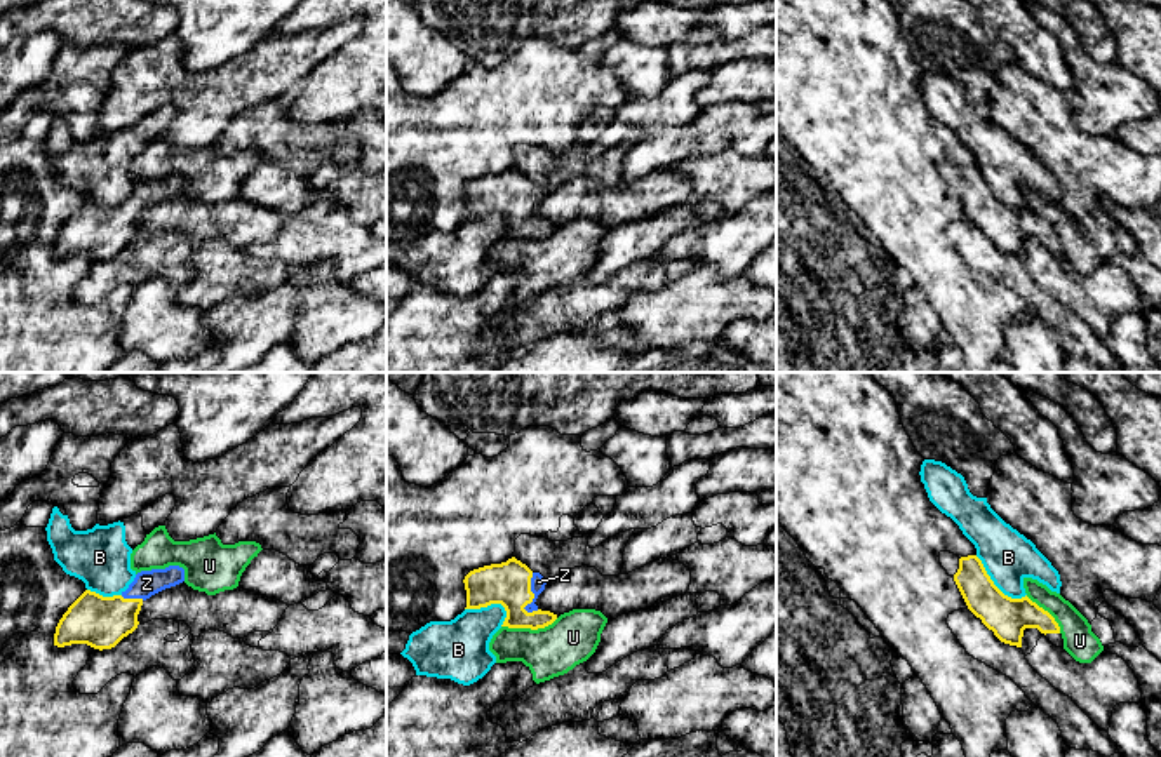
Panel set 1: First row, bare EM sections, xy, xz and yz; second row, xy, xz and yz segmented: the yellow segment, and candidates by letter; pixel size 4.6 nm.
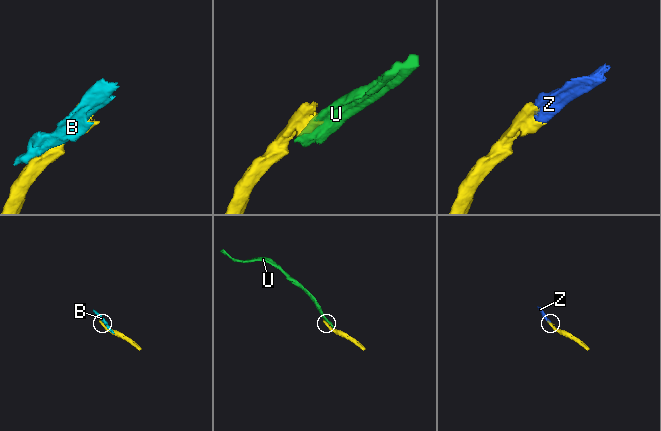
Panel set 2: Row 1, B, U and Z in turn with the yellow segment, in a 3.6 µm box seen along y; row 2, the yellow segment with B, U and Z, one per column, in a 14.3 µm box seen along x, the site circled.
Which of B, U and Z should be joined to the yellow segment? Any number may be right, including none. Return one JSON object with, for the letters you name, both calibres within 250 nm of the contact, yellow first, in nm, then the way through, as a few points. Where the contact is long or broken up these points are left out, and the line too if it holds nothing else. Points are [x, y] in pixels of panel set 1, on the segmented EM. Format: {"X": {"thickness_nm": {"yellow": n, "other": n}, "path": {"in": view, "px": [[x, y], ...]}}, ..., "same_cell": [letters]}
{"Z": {"thickness_nm": {"yellow": 200, "other": 70}, "path": {"in": "xz", "px": [[509, 583], [533, 594], [538, 582]]}}, "same_cell": ["Z"]}

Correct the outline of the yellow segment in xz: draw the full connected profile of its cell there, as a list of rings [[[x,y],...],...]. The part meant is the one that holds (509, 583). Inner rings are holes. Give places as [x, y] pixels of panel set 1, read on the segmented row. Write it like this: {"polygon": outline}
{"polygon": [[[515,557],[501,564],[473,569],[465,576],[463,583],[466,590],[465,609],[501,604],[507,611],[501,626],[538,630],[557,620],[557,614],[541,611],[534,604],[545,590],[547,579]]]}

